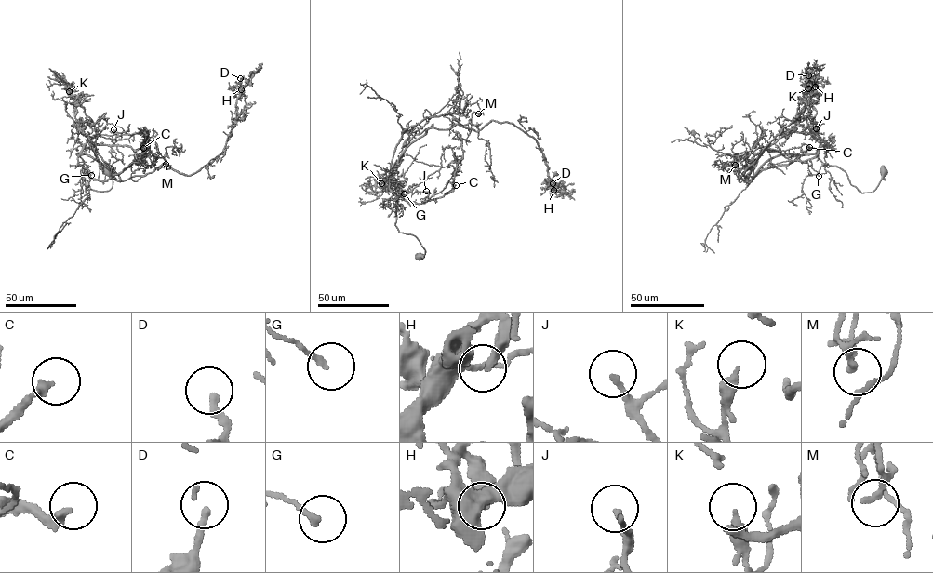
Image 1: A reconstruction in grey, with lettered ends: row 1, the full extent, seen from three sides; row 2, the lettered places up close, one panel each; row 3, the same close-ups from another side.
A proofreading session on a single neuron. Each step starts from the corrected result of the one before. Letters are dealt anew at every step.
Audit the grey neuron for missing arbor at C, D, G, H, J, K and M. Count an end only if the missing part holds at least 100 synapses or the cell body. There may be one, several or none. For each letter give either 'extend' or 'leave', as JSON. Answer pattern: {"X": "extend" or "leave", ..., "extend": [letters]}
{"C": "extend", "D": "leave", "G": "leave", "H": "leave", "J": "leave", "K": "leave", "M": "leave", "extend": ["C"]}

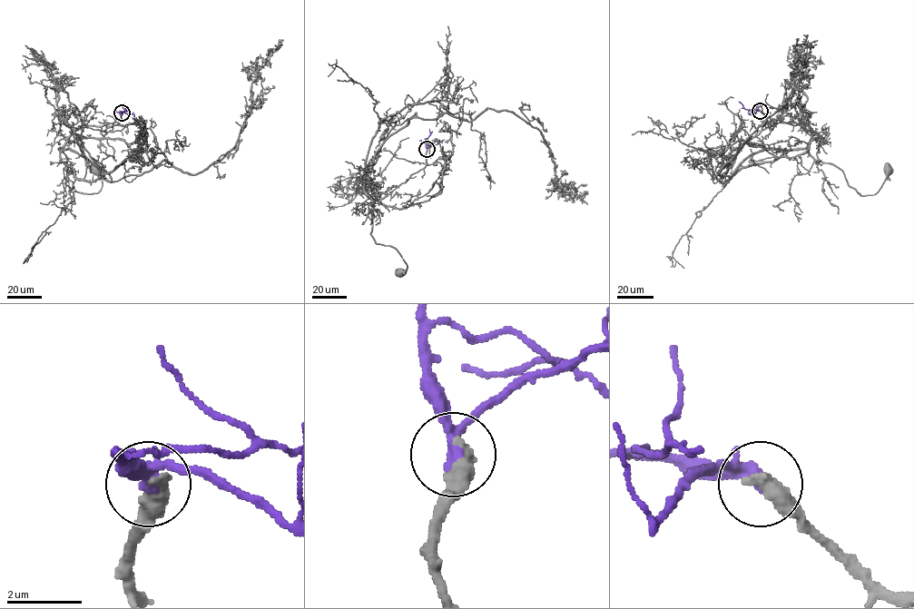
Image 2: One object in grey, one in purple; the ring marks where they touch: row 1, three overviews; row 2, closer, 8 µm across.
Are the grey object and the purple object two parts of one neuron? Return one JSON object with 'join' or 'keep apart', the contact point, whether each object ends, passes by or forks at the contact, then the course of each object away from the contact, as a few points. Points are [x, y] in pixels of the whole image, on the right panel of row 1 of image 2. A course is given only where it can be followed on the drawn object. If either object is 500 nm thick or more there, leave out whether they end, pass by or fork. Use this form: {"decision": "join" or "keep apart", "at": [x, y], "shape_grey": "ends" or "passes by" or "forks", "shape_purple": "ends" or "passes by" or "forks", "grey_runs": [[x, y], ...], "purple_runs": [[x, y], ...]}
{"decision": "join", "at": [760, 111], "grey_runs": [[760, 111], [792, 125], [807, 123], [812, 136], [807, 152], [838, 167], [861, 195], [874, 195], [888, 171]], "purple_runs": [[761, 111], [745, 109], [739, 101]]}

